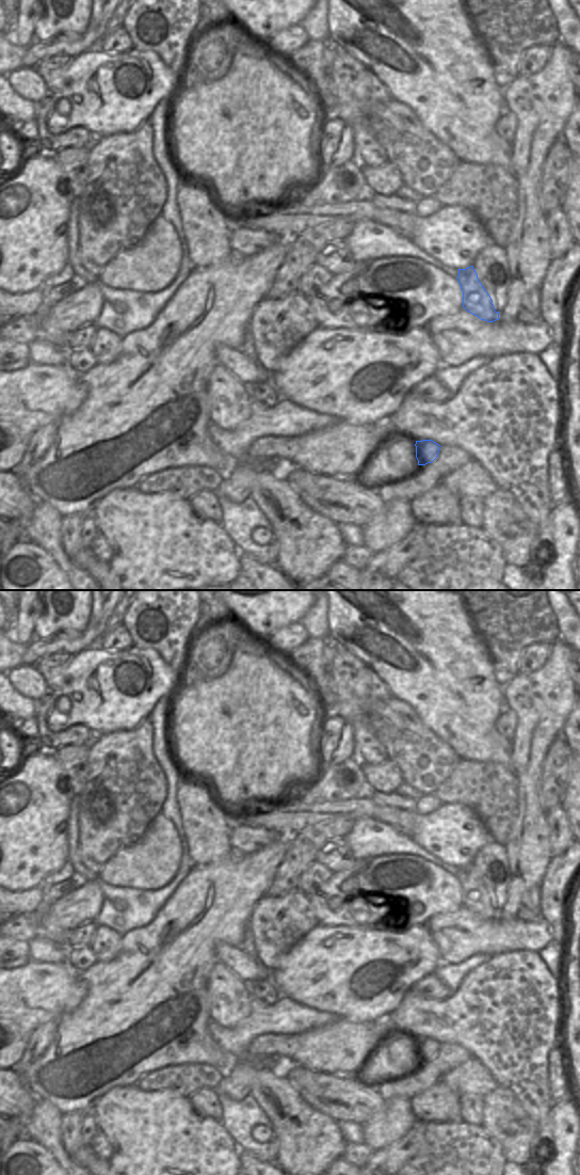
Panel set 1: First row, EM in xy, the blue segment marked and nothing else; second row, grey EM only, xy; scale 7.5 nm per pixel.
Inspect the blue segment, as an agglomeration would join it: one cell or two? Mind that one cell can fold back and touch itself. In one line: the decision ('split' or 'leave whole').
leave whole

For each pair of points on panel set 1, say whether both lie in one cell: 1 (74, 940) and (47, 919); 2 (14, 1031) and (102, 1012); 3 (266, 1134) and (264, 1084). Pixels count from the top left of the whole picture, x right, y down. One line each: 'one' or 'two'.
1: two
2: two
3: two

